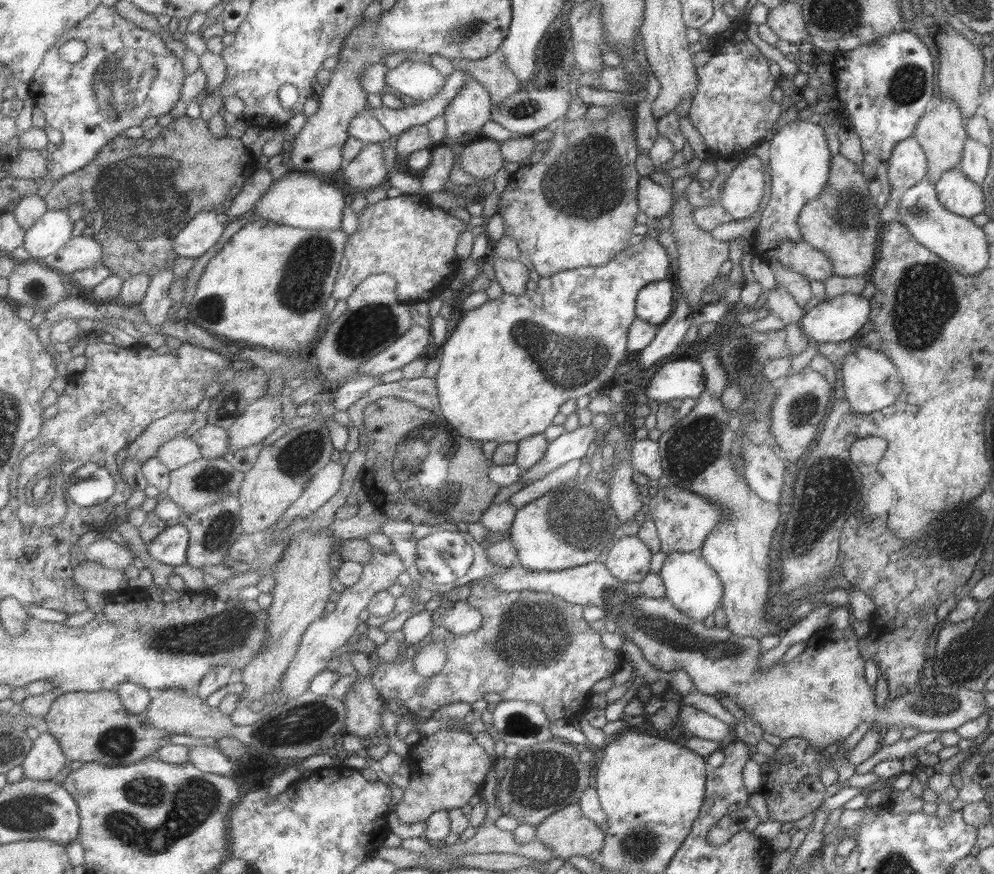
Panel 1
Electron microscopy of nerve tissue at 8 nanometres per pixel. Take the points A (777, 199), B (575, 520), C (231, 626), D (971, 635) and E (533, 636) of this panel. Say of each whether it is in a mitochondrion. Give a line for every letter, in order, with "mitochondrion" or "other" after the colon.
A: other
B: mitochondrion
C: mitochondrion
D: mitochondrion
E: mitochondrion

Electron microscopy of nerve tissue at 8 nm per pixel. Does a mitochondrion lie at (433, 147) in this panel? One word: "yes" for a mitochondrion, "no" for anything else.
no

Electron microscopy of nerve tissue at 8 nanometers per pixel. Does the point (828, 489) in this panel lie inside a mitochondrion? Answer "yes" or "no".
yes

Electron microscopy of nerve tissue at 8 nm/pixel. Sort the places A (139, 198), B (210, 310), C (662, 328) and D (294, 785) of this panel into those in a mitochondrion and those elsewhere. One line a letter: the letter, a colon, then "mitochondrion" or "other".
A: mitochondrion
B: mitochondrion
C: other
D: other

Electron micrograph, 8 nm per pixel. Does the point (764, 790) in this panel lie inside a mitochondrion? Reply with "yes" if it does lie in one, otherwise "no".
no

